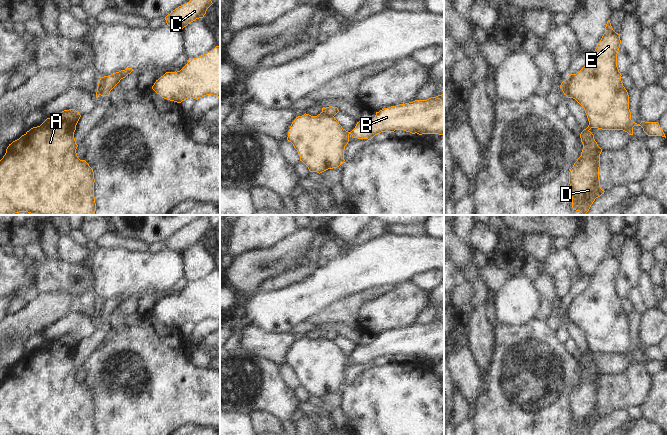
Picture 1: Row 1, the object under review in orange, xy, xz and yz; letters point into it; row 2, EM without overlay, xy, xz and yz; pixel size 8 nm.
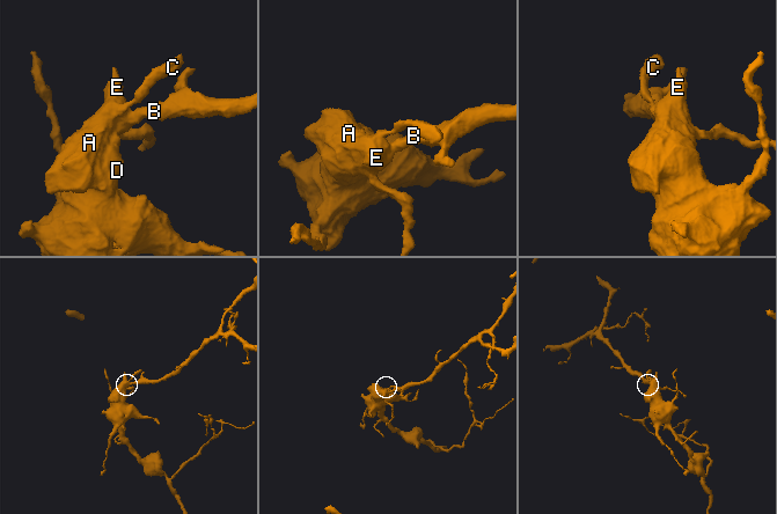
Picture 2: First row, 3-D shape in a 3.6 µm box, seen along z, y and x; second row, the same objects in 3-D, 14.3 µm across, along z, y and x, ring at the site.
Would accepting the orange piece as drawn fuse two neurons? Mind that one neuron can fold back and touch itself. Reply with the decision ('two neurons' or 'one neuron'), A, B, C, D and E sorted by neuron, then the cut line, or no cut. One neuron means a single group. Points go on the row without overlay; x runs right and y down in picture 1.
two neurons; groups A B D E / C; cut yz (565, 304), (566, 318)

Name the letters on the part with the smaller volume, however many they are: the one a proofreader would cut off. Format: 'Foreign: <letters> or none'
Foreign: C

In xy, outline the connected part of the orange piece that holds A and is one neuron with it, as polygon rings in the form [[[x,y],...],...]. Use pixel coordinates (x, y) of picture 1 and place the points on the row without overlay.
[[[75,333],[62,335],[59,339],[47,342],[40,350],[33,351],[13,365],[6,373],[6,377],[0,384],[0,435],[96,435],[94,421],[94,396],[85,384],[80,384],[77,380],[74,356],[81,339]]]

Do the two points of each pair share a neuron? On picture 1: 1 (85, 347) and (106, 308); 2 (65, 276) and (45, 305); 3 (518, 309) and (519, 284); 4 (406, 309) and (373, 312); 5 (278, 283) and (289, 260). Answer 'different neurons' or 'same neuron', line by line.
1: same neuron
2: different neurons
3: same neuron
4: same neuron
5: different neurons

